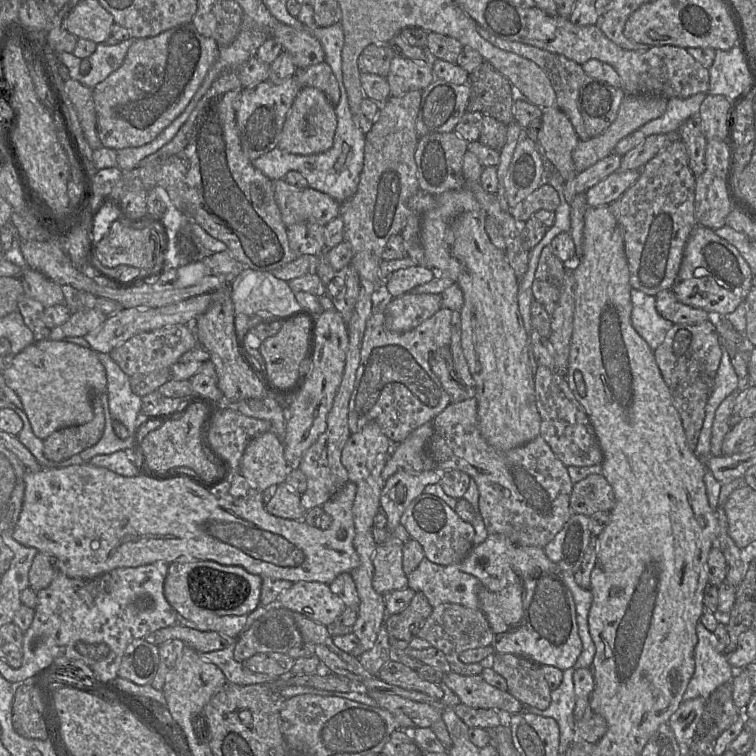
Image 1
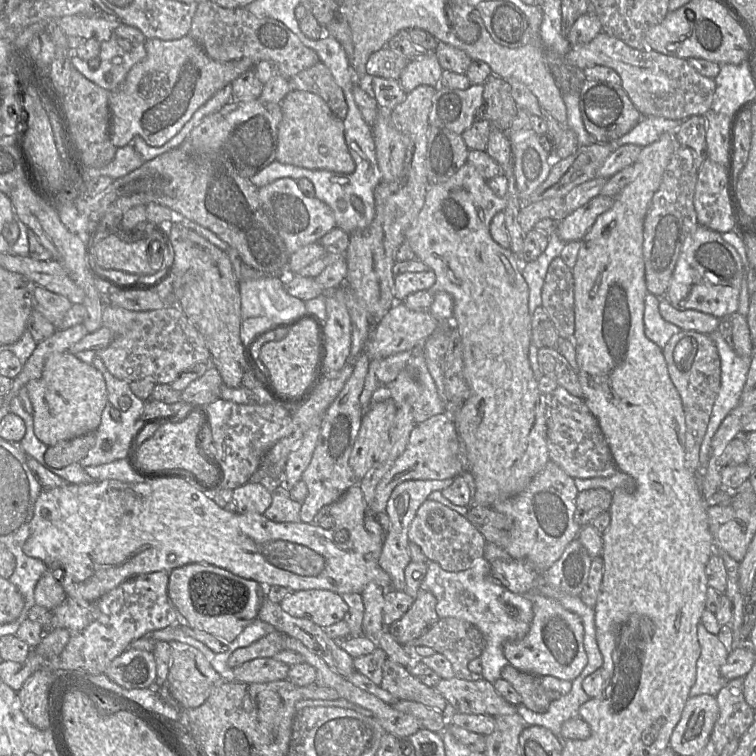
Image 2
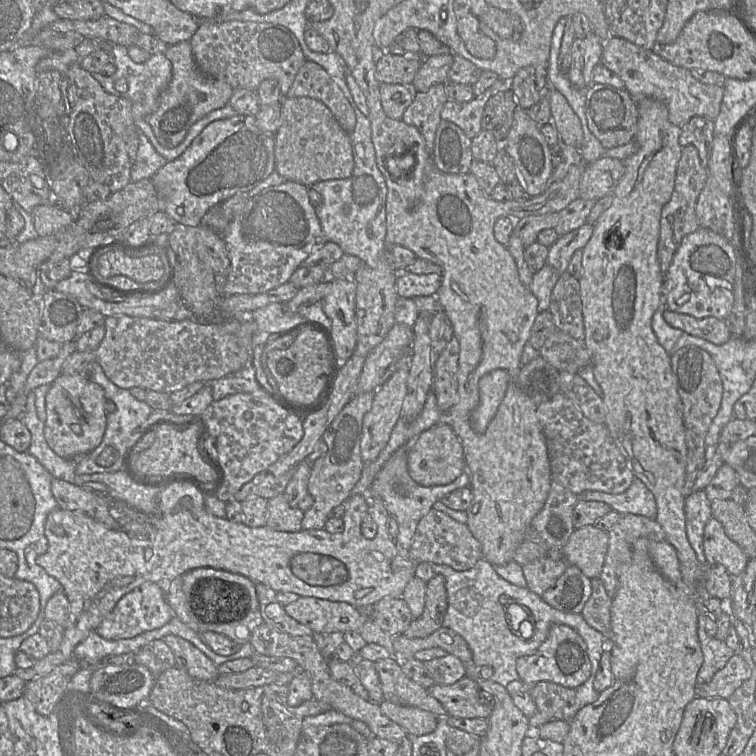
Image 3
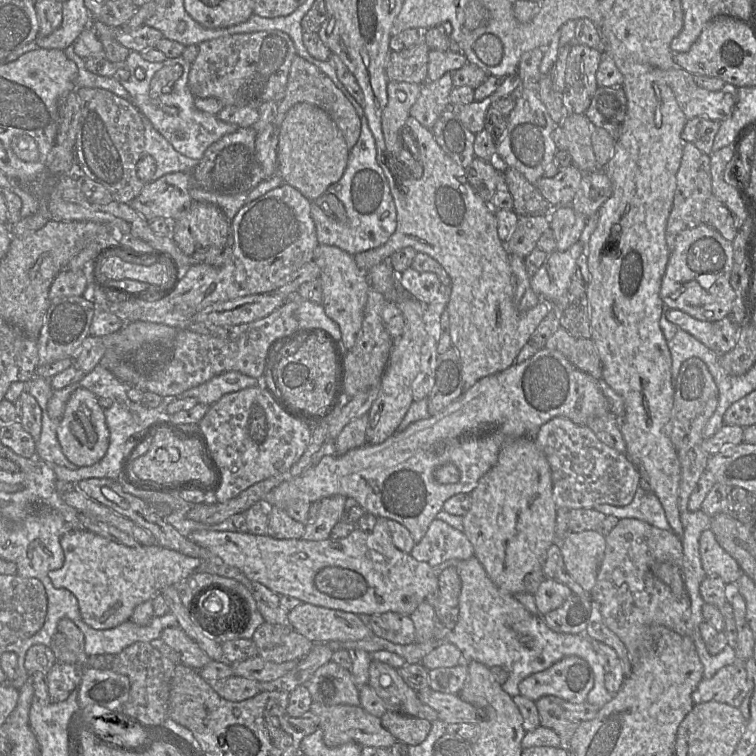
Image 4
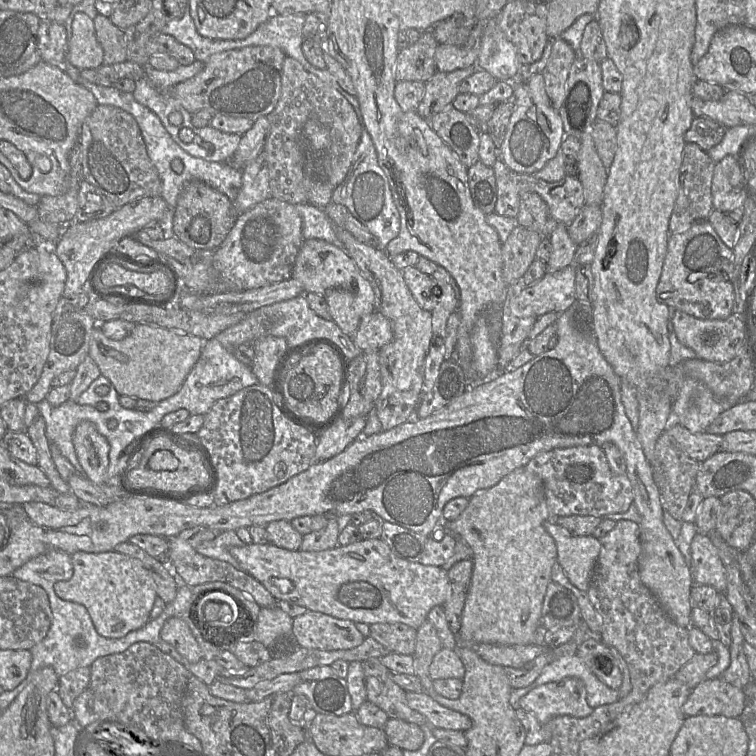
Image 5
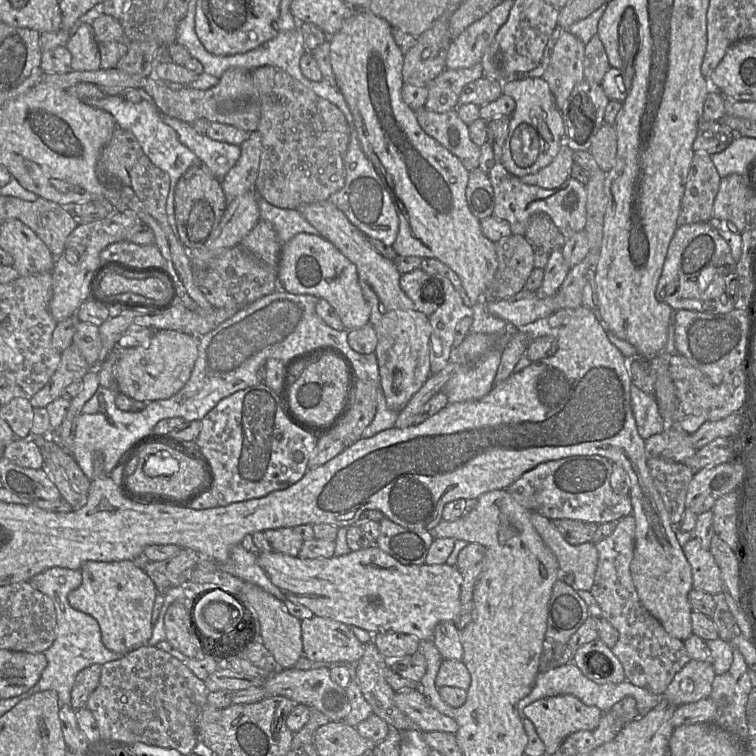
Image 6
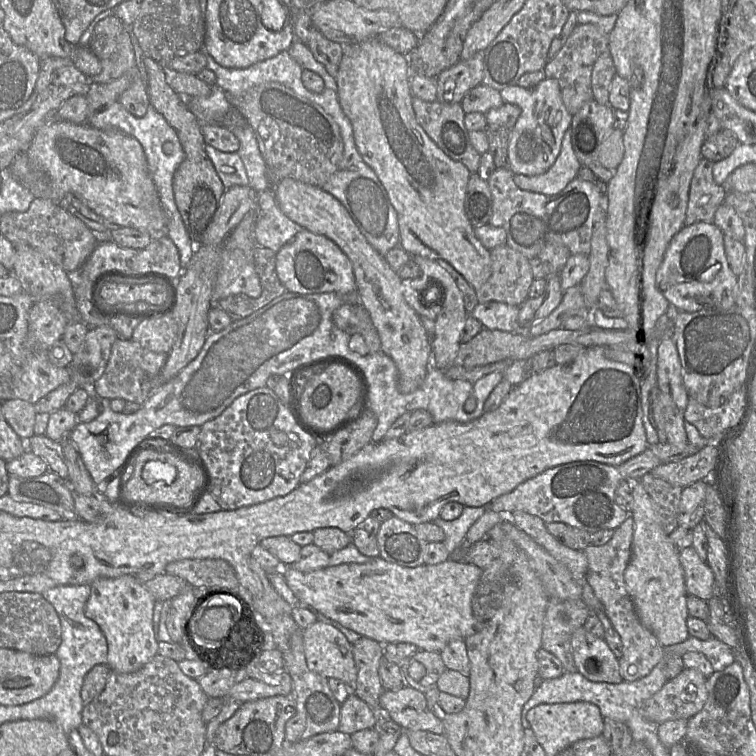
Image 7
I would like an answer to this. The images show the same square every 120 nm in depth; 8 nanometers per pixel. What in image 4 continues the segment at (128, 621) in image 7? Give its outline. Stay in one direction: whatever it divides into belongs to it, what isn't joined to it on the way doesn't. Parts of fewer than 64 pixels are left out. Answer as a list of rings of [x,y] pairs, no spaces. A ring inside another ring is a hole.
[[[85,529],[67,531],[61,536],[60,544],[65,555],[64,564],[60,569],[50,571],[48,576],[55,588],[64,588],[74,594],[83,621],[95,630],[108,630],[129,621],[139,604],[153,600],[162,588],[178,584],[200,566],[199,559],[163,548],[158,544],[128,547]]]

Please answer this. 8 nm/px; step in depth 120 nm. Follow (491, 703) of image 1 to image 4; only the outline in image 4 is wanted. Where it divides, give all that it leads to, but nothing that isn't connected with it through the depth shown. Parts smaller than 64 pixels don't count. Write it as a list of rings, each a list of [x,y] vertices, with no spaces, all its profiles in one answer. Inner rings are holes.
[[[430,687],[417,692],[420,701],[432,709],[438,714],[438,719],[446,724],[456,723],[473,723],[479,724],[482,722],[482,718],[477,715],[476,708],[465,701],[463,701],[457,694],[447,694],[432,690]]]

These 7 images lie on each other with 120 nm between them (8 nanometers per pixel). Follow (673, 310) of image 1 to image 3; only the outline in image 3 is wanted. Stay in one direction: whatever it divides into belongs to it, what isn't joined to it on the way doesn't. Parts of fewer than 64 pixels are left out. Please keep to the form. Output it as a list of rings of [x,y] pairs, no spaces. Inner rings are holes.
[[[669,309],[663,313],[664,320],[672,327],[681,329],[695,337],[705,339],[713,344],[721,345],[732,337],[726,322],[714,317],[697,319]]]

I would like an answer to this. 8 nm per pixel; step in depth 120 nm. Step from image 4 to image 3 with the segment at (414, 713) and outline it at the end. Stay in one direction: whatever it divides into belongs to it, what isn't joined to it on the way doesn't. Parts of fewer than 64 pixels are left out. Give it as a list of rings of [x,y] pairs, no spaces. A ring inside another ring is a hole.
[[[391,656],[374,663],[384,700],[417,707],[435,714],[438,718],[448,716],[442,704],[427,689],[404,674],[399,659]]]

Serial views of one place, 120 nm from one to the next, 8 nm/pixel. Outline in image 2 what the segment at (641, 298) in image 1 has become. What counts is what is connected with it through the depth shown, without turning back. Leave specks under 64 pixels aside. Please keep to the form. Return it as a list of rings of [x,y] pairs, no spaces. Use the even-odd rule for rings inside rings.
[[[648,293],[645,296],[644,303],[643,322],[645,335],[660,348],[664,348],[671,337],[682,331],[682,329],[663,319],[659,312],[659,297]]]

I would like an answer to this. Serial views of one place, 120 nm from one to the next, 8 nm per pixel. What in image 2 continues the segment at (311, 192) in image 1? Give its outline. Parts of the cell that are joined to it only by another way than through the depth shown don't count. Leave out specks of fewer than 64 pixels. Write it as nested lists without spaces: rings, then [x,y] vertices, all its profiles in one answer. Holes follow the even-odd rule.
[[[281,178],[259,188],[259,199],[263,211],[283,240],[289,255],[306,245],[318,242],[336,227],[334,214],[329,206],[316,197],[306,197],[292,178]]]

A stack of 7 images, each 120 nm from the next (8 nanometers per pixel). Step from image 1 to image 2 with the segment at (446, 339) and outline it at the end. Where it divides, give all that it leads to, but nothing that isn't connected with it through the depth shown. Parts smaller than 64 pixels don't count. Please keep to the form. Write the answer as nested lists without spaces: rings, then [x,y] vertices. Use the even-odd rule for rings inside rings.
[[[424,342],[412,349],[394,354],[387,358],[370,360],[364,387],[360,395],[360,404],[364,411],[372,405],[391,399],[399,408],[408,403],[413,407],[413,417],[419,424],[430,417],[448,412],[440,399],[435,382],[425,361]]]

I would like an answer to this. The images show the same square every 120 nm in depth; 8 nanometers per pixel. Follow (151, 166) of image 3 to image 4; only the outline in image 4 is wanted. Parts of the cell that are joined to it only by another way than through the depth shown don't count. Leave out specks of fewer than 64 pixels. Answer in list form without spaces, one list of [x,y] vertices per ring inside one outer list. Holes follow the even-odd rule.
[[[142,113],[141,120],[144,126],[145,153],[156,162],[156,170],[151,177],[152,182],[173,172],[190,173],[197,166],[199,160],[177,152]]]

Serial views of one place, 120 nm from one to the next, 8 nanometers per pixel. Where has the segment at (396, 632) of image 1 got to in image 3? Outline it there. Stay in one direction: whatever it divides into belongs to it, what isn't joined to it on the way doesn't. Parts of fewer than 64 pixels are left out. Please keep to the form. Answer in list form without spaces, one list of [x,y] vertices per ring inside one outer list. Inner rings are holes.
[[[436,574],[426,584],[425,607],[422,615],[413,619],[404,632],[407,638],[424,638],[443,626],[443,620],[448,607],[445,578]]]

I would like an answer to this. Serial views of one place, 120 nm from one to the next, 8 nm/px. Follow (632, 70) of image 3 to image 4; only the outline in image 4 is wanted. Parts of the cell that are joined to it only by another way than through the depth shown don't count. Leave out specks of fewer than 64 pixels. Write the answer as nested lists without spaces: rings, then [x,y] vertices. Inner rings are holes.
[[[682,68],[665,71],[664,79],[673,90],[677,103],[687,120],[700,116],[713,121],[723,122],[732,115],[738,101],[738,88],[735,86],[725,84],[720,91],[708,91],[699,87],[695,83],[693,75]]]

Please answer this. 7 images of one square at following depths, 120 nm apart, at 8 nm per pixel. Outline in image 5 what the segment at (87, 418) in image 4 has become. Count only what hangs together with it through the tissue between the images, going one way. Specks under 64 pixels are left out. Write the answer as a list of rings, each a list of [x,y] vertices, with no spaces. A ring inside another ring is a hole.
[[[82,421],[75,428],[73,444],[85,476],[92,482],[110,482],[107,477],[110,445],[90,421]]]

